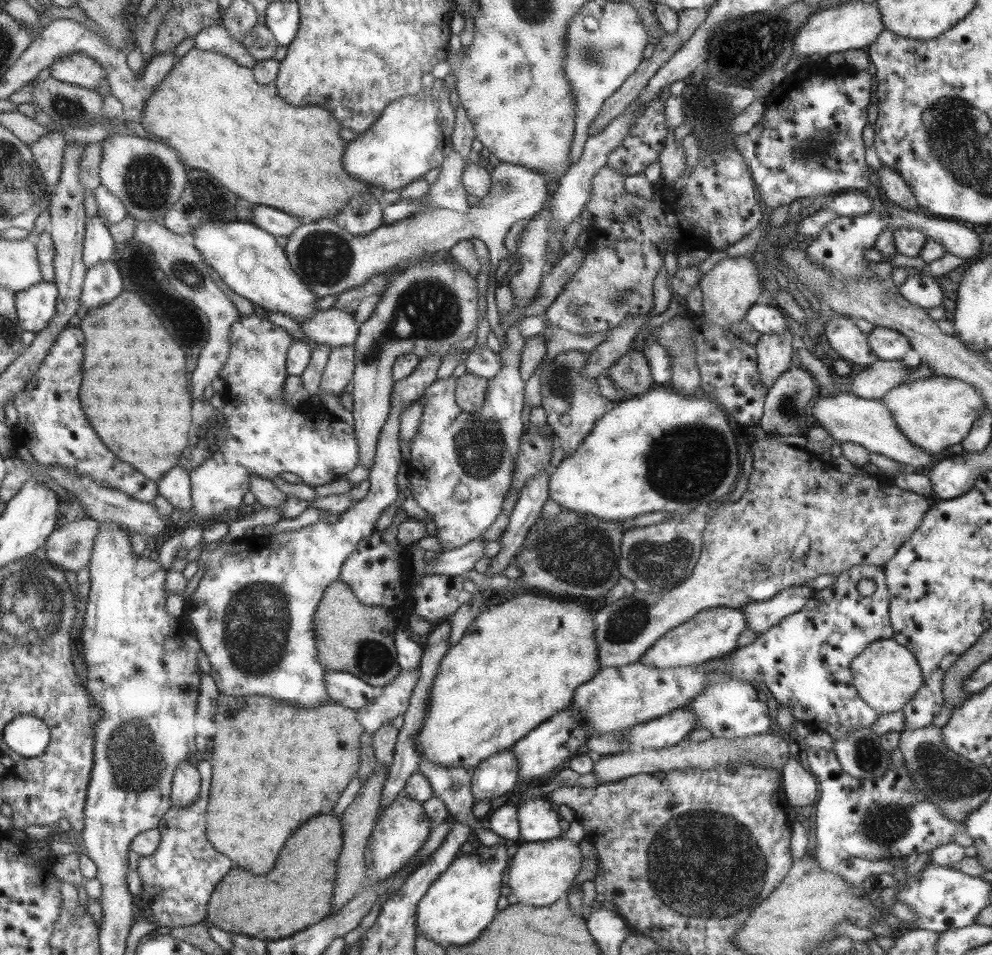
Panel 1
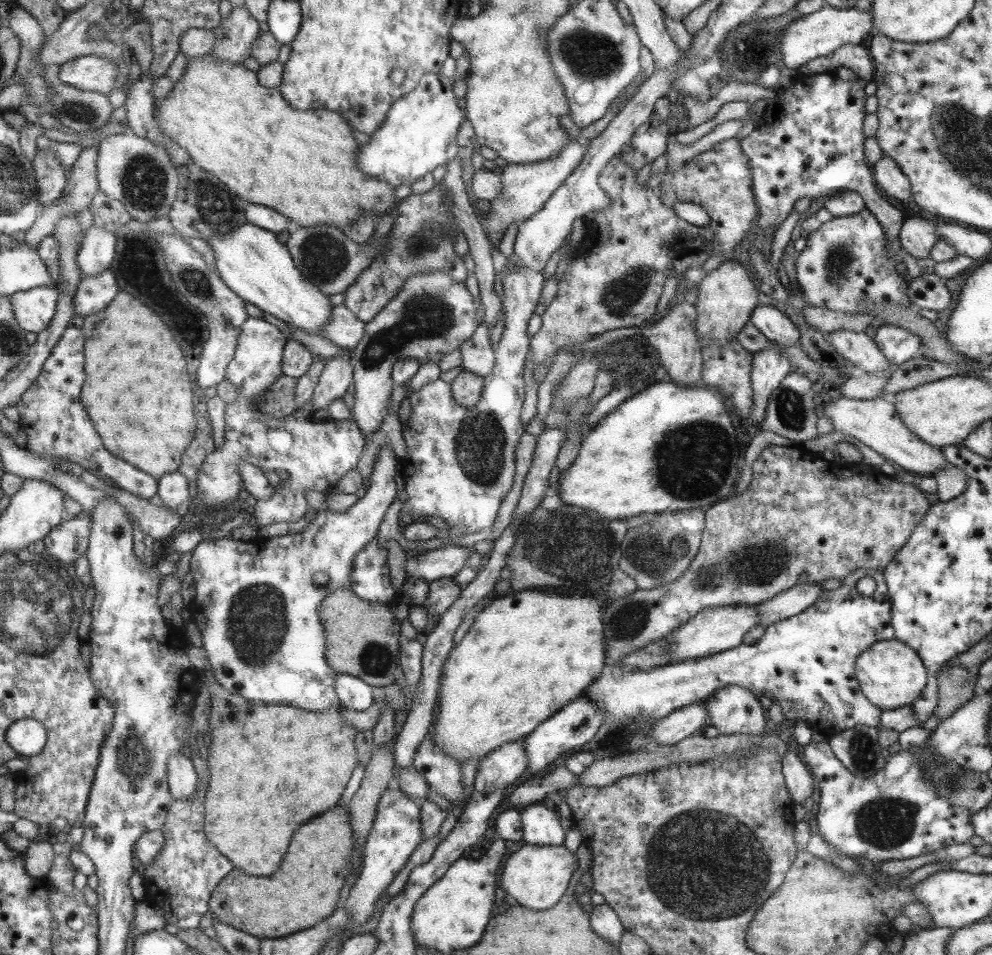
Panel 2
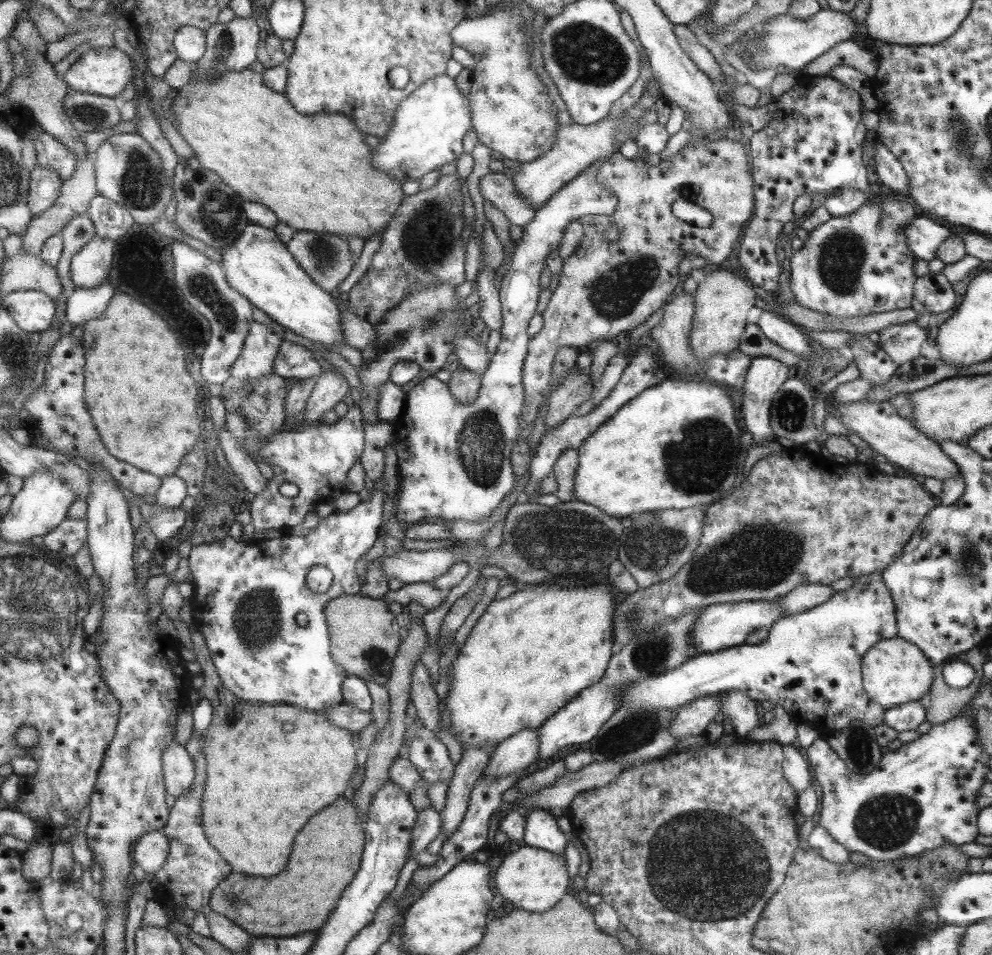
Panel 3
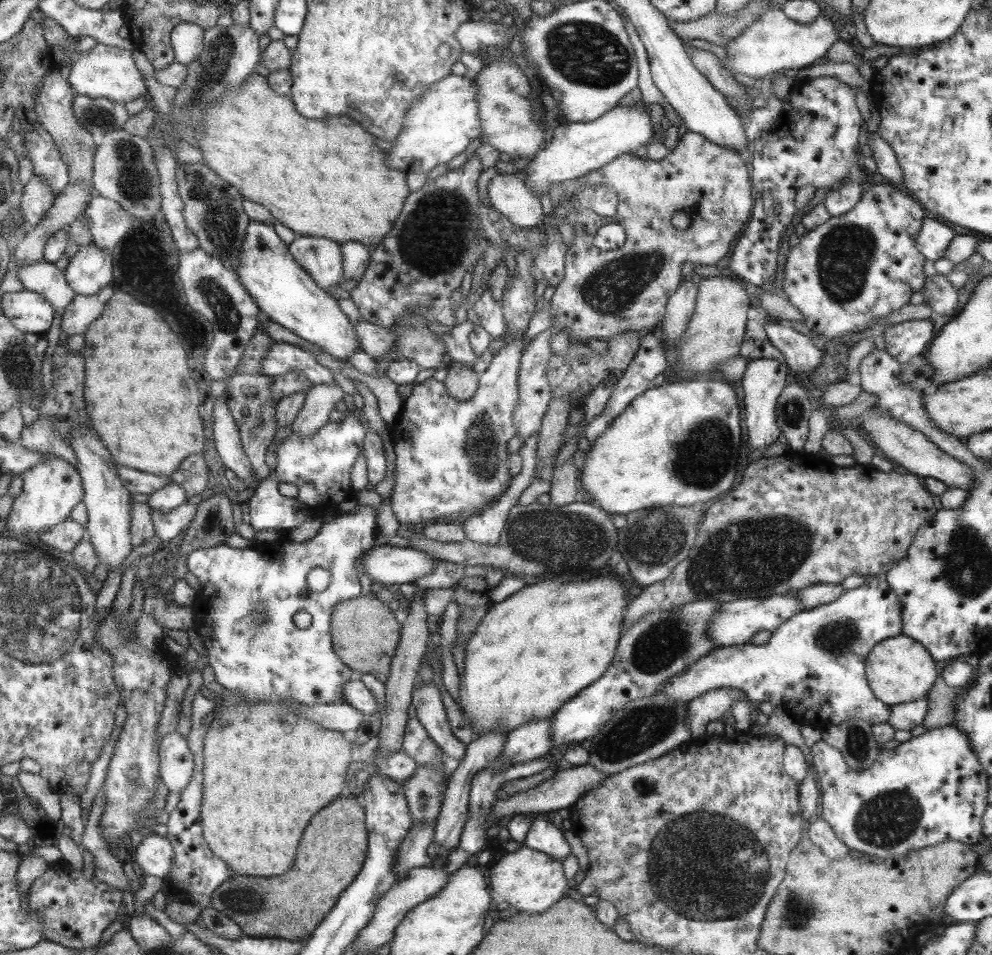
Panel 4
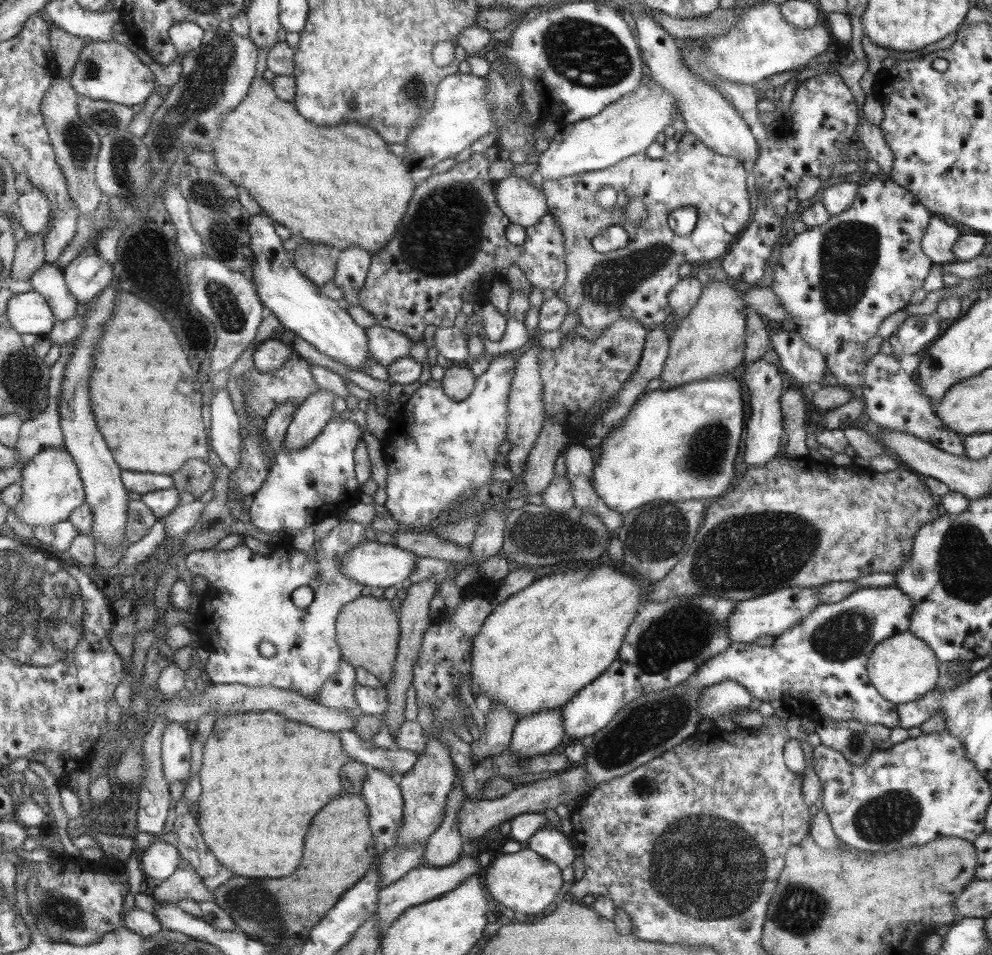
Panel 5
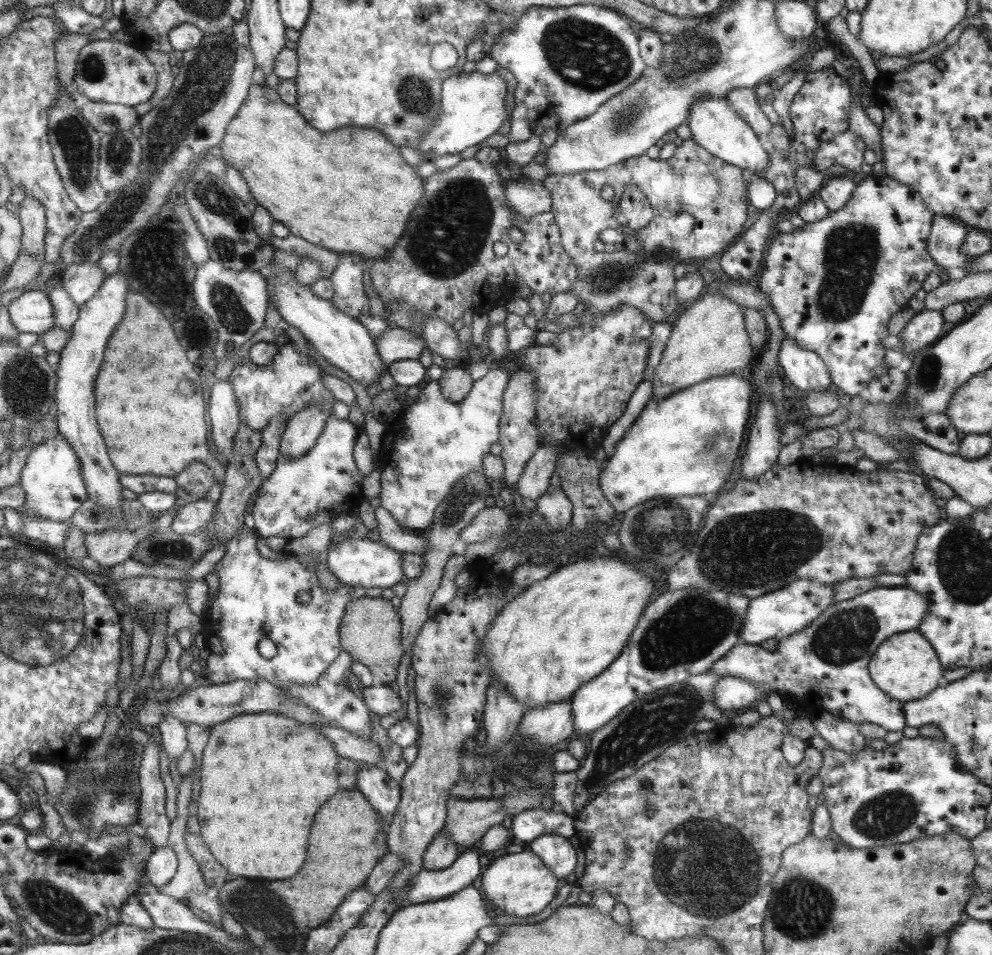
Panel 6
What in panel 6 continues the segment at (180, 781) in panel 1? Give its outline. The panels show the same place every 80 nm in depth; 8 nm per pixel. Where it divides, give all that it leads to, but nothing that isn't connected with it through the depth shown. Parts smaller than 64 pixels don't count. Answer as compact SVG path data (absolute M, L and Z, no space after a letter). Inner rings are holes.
M164 713L156 728L160 732L160 746L163 752L169 761L177 763L179 756L187 749L185 724L174 716Z

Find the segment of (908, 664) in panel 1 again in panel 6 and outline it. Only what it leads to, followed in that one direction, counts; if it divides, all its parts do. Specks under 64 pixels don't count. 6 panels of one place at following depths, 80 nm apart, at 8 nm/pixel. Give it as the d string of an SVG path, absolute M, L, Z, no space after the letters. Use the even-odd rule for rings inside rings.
M916 630L901 632L886 639L867 663L868 675L876 683L876 687L902 703L923 699L943 683L943 669L935 650Z

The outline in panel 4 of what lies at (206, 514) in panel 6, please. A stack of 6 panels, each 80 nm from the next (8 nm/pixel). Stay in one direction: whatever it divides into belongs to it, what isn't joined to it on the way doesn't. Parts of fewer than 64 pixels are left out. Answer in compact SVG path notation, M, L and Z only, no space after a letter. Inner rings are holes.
M188 503L181 504L177 508L165 513L152 510L154 535L159 542L167 542L181 534L182 528L187 527L197 512L197 506Z

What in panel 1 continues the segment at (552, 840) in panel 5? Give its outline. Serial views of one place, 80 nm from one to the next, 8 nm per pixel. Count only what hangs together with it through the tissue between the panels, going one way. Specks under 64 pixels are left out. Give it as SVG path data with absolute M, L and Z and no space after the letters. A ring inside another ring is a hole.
M529 797L516 805L521 842L545 842L559 834L559 816L545 797Z

